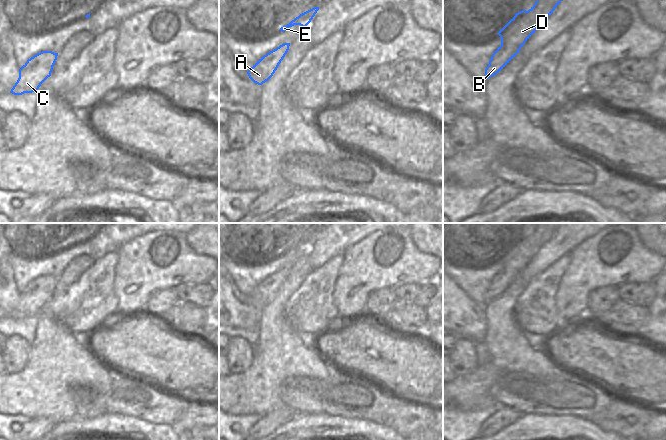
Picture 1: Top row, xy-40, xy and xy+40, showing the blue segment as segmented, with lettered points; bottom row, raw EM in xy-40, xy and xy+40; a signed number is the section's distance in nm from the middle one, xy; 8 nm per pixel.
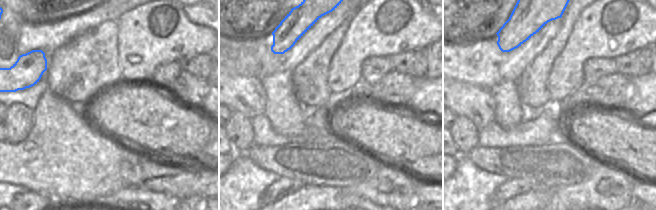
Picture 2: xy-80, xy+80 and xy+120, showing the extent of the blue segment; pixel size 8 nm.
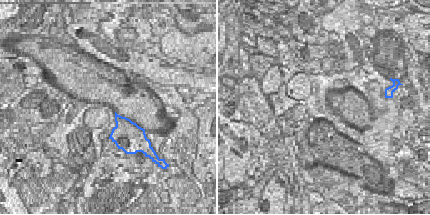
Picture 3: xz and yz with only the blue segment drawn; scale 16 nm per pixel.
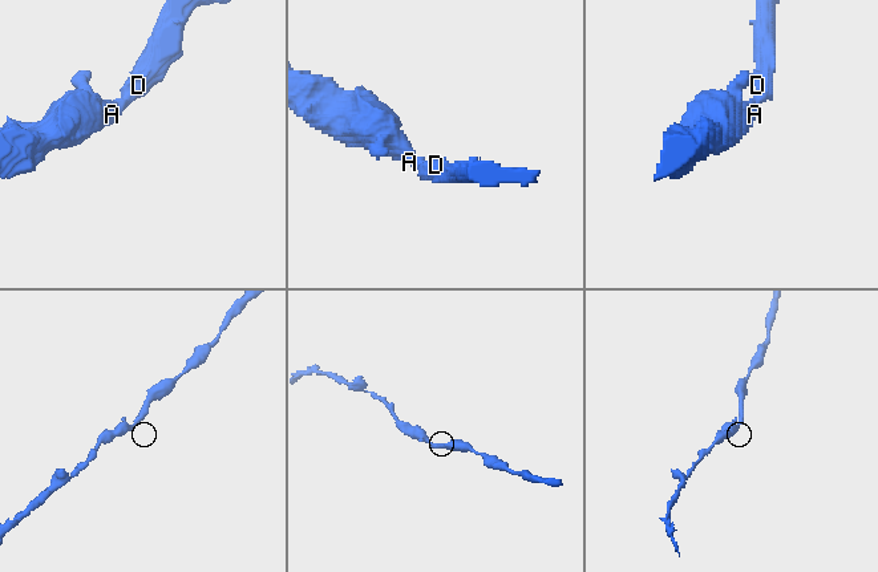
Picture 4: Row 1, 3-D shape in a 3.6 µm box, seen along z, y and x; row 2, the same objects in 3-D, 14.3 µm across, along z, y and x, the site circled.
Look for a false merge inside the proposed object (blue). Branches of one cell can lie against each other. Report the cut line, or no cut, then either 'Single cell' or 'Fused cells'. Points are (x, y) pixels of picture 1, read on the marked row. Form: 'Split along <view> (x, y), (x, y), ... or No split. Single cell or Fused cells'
No split. Single cell

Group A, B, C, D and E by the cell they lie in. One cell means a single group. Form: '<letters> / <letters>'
A B C D E

